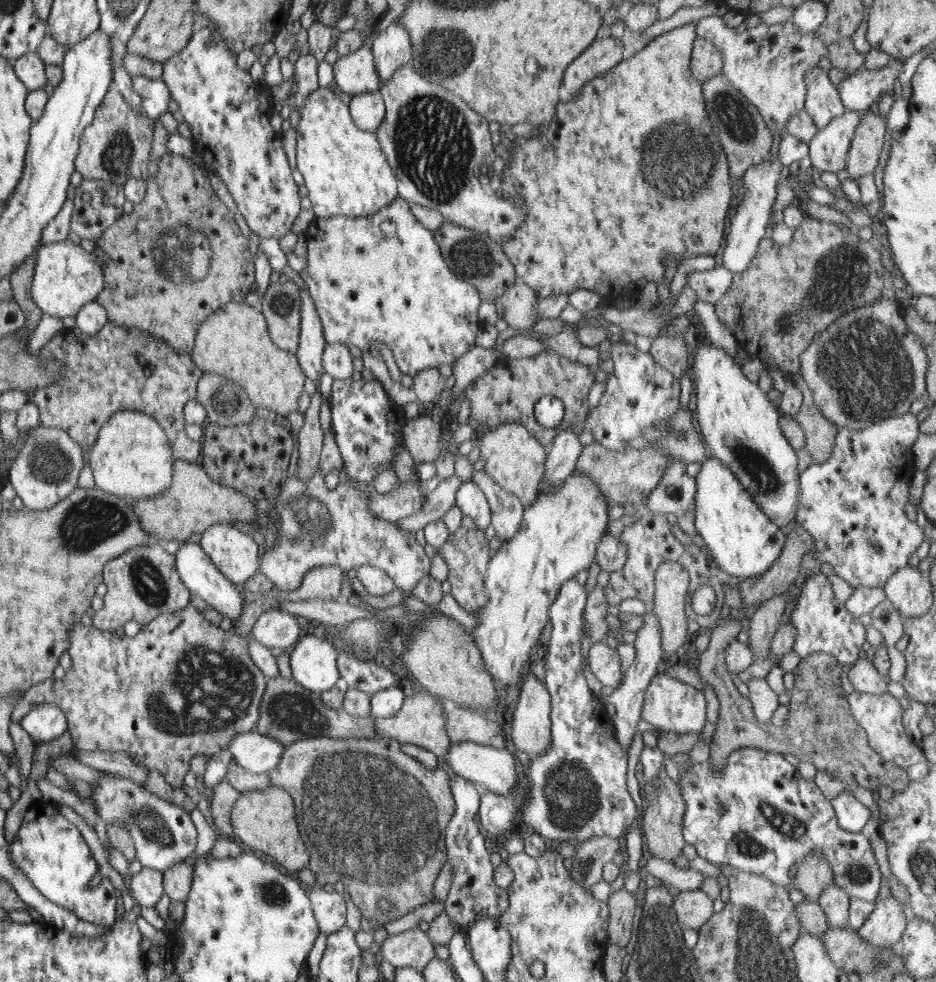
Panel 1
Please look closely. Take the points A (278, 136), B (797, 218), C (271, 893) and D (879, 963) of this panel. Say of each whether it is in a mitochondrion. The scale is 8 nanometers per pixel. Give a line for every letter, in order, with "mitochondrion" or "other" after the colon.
A: other
B: other
C: mitochondrion
D: mitochondrion

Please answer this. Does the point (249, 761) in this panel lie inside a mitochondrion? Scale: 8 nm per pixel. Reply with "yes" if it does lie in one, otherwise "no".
no

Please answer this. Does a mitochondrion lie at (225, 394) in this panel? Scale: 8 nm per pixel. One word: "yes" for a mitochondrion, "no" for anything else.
yes

